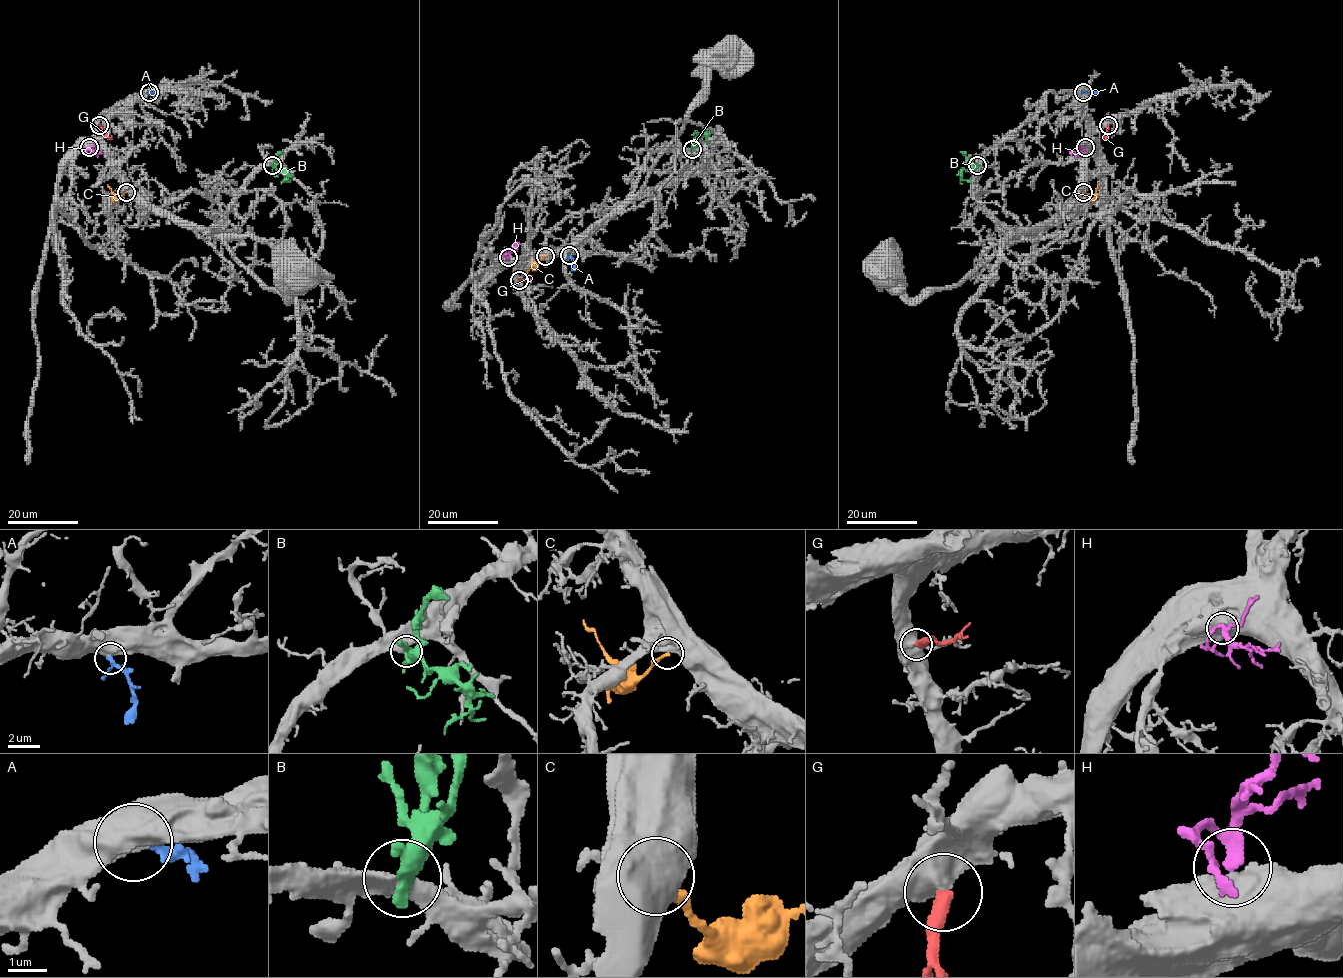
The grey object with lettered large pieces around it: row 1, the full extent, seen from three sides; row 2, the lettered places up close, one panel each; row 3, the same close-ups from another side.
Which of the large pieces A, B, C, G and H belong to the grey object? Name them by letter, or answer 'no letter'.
A, G, H

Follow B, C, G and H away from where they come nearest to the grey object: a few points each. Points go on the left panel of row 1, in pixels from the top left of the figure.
B: (272, 165), (290, 180)
C: (126, 192), (119, 197), (107, 185)
G: (99, 125), (111, 136)
H: (89, 147), (94, 152), (101, 150)

